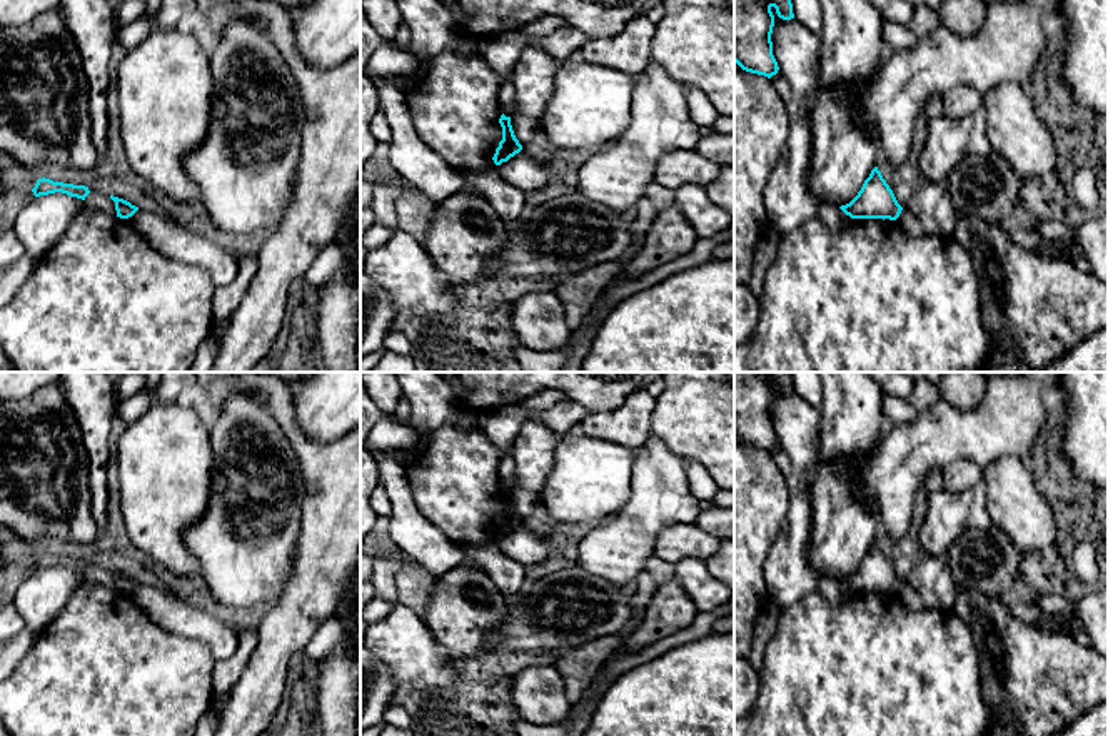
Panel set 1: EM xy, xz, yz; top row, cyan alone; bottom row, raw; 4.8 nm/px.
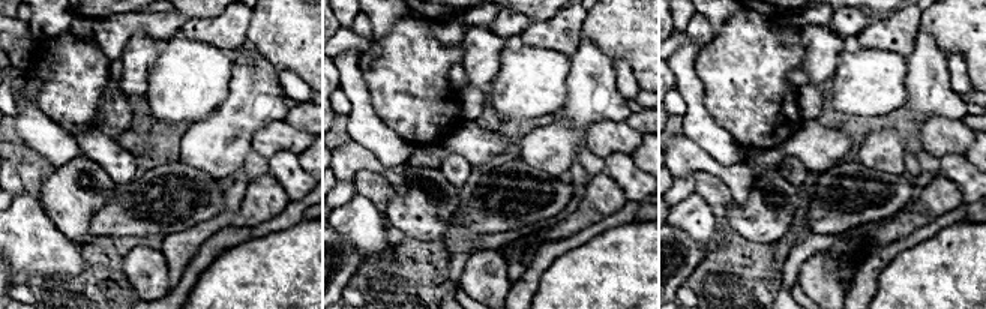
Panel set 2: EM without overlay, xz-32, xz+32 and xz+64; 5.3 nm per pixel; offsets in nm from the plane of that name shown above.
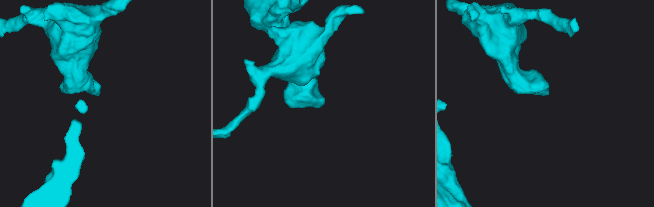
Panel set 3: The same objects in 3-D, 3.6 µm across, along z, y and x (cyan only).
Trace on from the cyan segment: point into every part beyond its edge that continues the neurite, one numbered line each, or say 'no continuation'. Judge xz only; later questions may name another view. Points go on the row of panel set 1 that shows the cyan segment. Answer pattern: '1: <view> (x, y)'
no continuation

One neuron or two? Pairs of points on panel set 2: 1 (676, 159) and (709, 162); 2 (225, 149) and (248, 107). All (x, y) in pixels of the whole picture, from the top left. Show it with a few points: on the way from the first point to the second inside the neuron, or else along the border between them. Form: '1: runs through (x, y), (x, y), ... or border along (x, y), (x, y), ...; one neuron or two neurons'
1: runs through (683, 159), (701, 161); one neuron
2: runs through (225, 138), (239, 117); one neuron

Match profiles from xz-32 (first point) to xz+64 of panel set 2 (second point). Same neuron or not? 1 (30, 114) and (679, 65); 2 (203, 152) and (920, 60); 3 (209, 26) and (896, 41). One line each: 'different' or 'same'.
1: same
2: same
3: same

